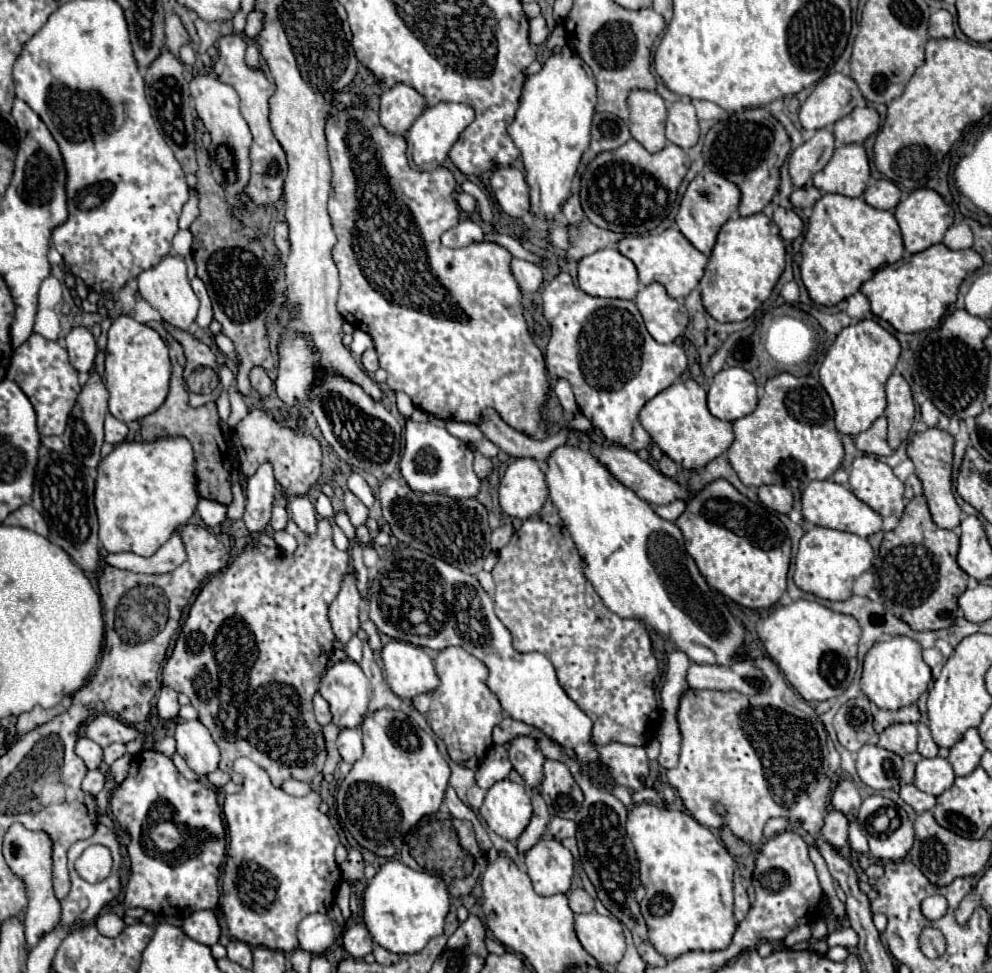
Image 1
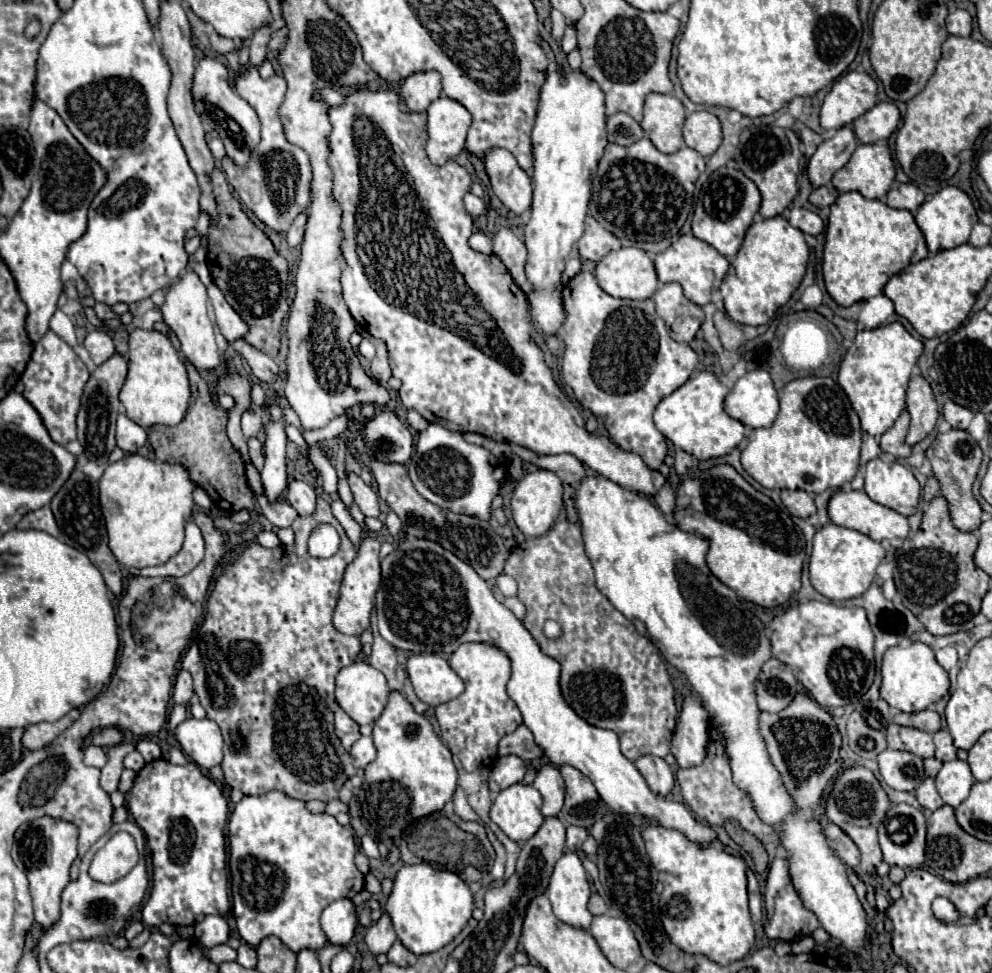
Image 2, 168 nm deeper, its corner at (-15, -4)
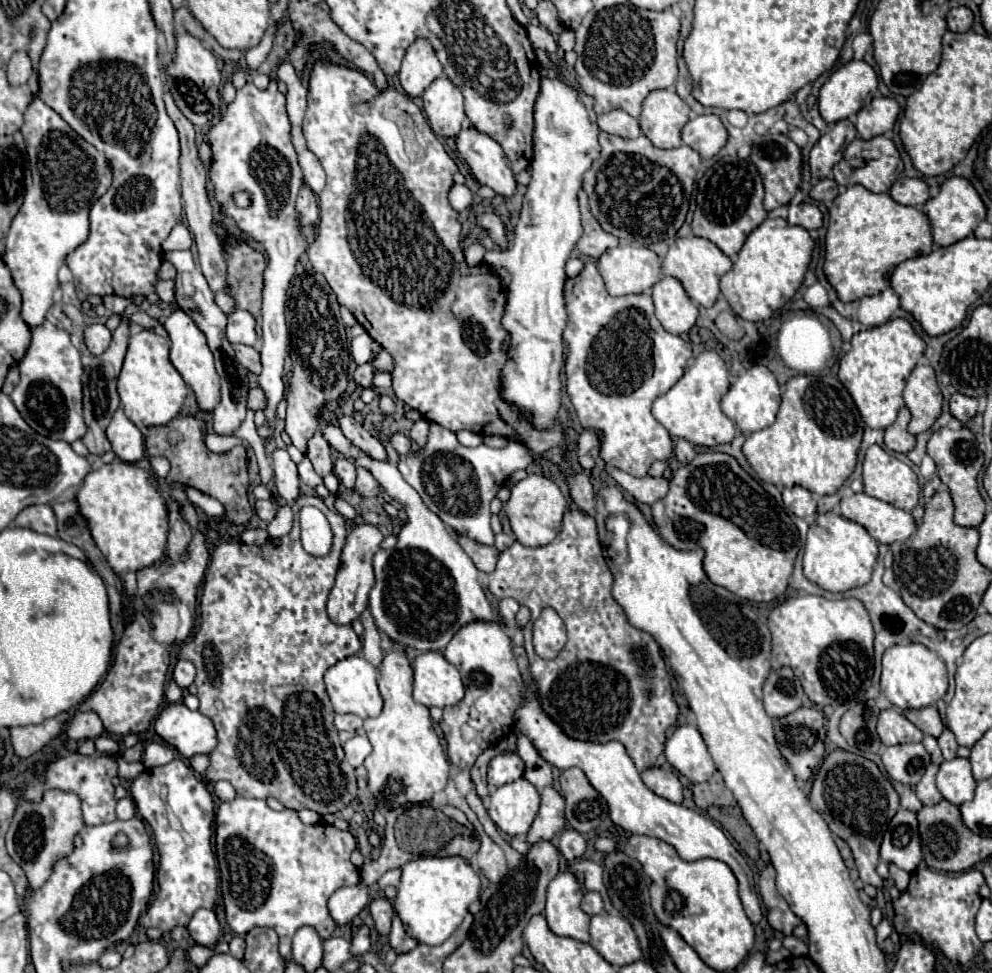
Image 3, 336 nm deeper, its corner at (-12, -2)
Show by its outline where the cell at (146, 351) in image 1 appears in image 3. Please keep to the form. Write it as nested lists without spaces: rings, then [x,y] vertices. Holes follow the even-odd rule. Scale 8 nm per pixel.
[[[141,330],[131,336],[117,390],[123,410],[135,426],[161,426],[179,416],[187,398],[187,386],[169,362],[169,340],[165,336],[159,336],[153,330]]]

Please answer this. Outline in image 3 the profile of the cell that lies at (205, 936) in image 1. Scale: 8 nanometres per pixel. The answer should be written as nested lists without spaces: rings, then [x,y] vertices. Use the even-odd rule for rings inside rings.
[[[199,908],[193,914],[191,922],[187,924],[187,930],[189,930],[195,944],[207,946],[207,948],[213,948],[219,934],[221,934],[221,926],[219,926],[219,922],[215,918],[215,912],[207,910],[207,908]]]

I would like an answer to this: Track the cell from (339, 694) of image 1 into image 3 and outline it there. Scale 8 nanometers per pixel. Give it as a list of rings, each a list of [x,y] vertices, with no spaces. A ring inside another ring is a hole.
[[[347,656],[339,660],[335,666],[331,666],[323,676],[327,694],[331,698],[333,710],[341,714],[357,714],[359,718],[379,716],[383,708],[383,698],[377,688],[377,668],[369,664],[363,656]]]

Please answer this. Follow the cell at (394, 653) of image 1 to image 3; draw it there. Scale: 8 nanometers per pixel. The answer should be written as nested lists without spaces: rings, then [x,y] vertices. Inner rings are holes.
[[[423,652],[413,660],[413,698],[423,706],[445,708],[463,700],[459,670],[441,652]]]

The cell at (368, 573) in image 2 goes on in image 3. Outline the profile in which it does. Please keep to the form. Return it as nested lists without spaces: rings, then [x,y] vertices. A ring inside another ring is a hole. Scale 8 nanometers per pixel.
[[[357,524],[347,534],[345,546],[341,550],[341,566],[337,572],[337,580],[335,580],[335,586],[331,588],[329,600],[327,600],[327,612],[335,624],[351,624],[367,608],[369,592],[375,584],[371,562],[373,562],[373,554],[379,550],[381,542],[383,542],[383,534],[371,524]]]

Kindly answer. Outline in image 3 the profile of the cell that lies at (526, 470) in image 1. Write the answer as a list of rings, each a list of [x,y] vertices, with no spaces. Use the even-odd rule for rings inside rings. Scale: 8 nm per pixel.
[[[533,474],[513,486],[511,498],[503,506],[503,510],[509,518],[509,524],[511,524],[511,530],[517,538],[517,542],[521,542],[523,546],[529,546],[529,548],[537,548],[537,546],[547,546],[561,532],[565,506],[567,506],[567,502],[565,502],[565,496],[561,494],[559,486],[545,476]]]

